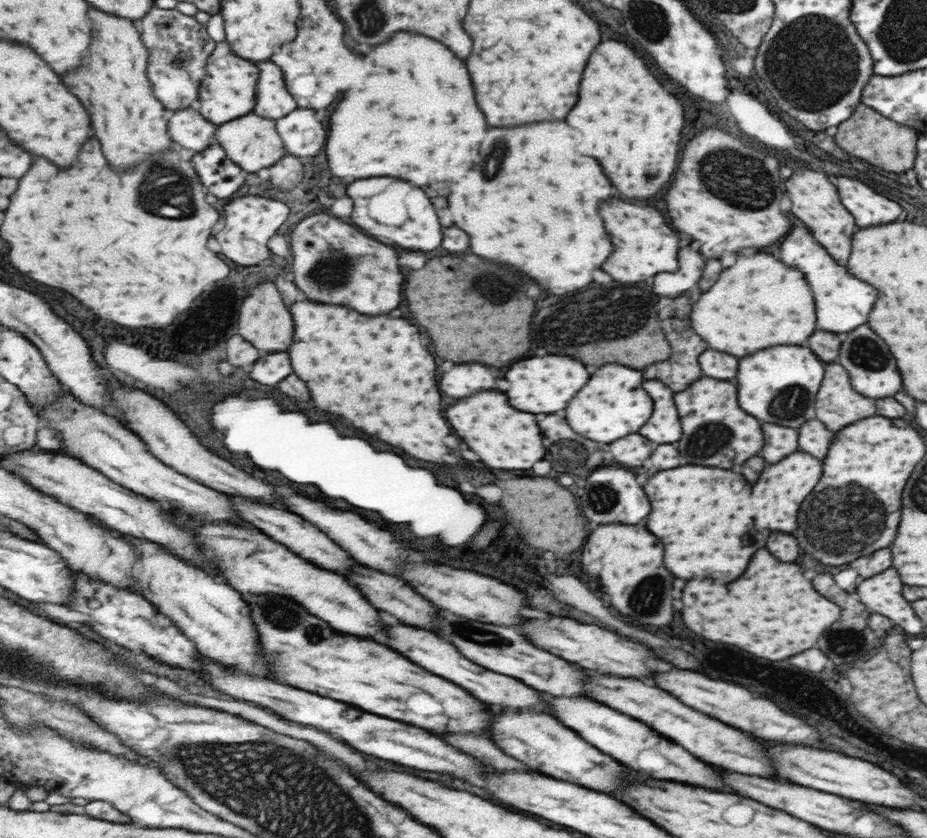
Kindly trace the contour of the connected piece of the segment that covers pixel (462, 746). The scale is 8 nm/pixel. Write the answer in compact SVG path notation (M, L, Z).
M441 734L445 742L449 742L451 746L459 746L459 750L469 752L471 756L475 756L477 760L481 760L483 764L489 764L497 770L511 770L511 772L533 772L531 768L527 768L527 764L505 756L501 750L497 750L493 746L493 742L479 738L479 736L455 736L455 734Z

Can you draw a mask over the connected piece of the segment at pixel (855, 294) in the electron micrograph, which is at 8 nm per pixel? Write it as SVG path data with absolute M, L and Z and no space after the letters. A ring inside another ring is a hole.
M803 226L793 228L789 236L779 244L779 260L785 260L785 264L797 268L799 272L805 272L809 276L809 288L813 288L813 300L815 300L815 316L817 324L815 330L825 332L849 332L857 328L859 324L867 322L867 316L877 300L877 290L845 272L843 266L837 266L835 260L809 236L809 232Z

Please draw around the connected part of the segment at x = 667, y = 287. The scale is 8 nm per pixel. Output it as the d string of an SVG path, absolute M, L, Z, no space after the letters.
M691 248L681 250L681 268L673 274L661 274L653 278L653 292L663 298L675 298L681 292L693 288L703 272L703 258Z

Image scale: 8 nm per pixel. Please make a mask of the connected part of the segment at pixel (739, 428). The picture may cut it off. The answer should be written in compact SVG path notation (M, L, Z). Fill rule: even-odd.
M701 378L697 384L691 384L687 390L677 392L677 412L681 412L681 424L685 424L685 440L679 440L679 456L685 458L687 464L697 466L715 466L715 468L731 468L735 464L743 464L747 458L755 456L763 446L761 428L755 418L745 414L735 400L735 386L721 380Z

